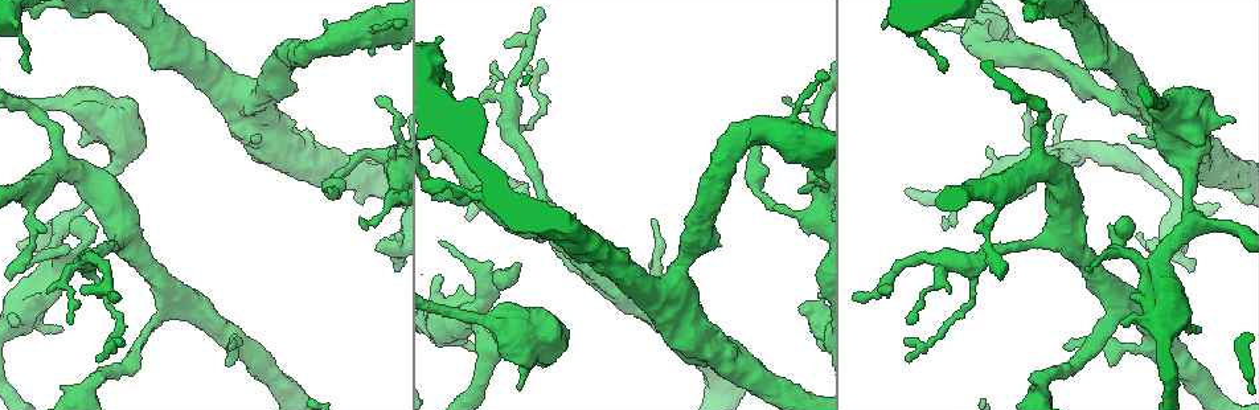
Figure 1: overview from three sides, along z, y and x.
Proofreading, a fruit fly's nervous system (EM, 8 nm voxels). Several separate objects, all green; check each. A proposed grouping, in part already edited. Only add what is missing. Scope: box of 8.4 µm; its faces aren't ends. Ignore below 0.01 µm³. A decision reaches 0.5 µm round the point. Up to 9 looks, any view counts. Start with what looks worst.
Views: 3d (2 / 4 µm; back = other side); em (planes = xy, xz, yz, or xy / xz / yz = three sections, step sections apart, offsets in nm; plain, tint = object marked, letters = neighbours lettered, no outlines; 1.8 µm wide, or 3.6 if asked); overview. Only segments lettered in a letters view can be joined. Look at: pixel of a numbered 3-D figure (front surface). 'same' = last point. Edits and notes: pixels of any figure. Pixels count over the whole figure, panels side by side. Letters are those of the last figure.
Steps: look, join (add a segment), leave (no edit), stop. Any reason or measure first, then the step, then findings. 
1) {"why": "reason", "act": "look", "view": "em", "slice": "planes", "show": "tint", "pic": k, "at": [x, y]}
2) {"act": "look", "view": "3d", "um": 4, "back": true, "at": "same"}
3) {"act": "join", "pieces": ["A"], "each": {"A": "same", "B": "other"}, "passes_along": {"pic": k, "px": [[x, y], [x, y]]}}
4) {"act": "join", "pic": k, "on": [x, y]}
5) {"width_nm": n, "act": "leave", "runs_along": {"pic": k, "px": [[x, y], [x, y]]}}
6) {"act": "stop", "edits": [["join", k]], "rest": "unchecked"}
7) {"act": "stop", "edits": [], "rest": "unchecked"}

{"why": "long arm stops here", "act": "look", "view": "3d", "um": 2, "pic": 1, "at": [330, 196]}

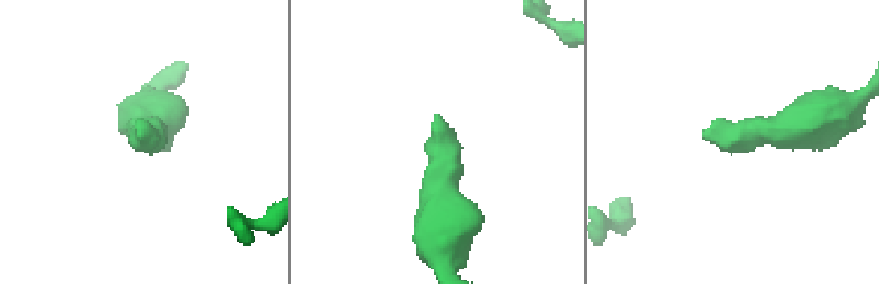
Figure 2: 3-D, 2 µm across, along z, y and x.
{"act": "look", "view": "em", "um": 3.6, "slice": "xy", "step": 8, "show": "letters", "pic": 2, "at": [142, 137]}

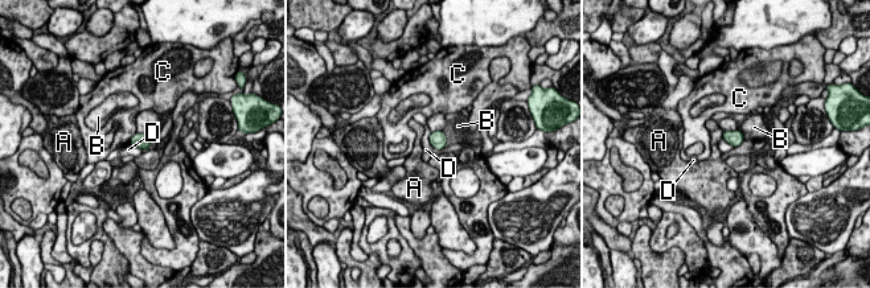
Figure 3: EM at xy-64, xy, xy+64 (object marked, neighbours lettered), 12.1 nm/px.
{"act": "look", "view": "em", "um": 3.6, "slice": "planes", "show": "letters", "at": "same"}

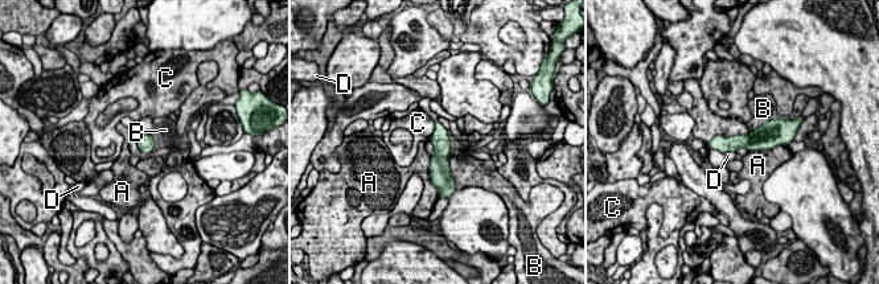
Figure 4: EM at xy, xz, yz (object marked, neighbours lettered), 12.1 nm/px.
{"act": "leave", "each": {"A": "other", "B": "other", "C": "other", "D": "other"}, "runs_along": {"pic": 4, "px": [[438, 127], [439, 184]]}, "found": "no lettered segment goes on from it"}

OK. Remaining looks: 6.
{"why": "thick end", "act": "look", "view": "3d", "um": 4, "pic": 1, "at": [1209, 92]}

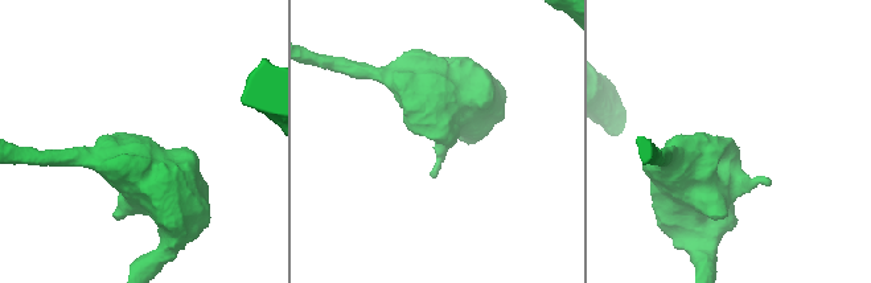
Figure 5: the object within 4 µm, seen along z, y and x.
{"why": "need the tissue", "act": "look", "view": "em", "um": 3.6, "slice": "yz", "step": 8, "show": "tint", "pic": 5, "at": [427, 138]}

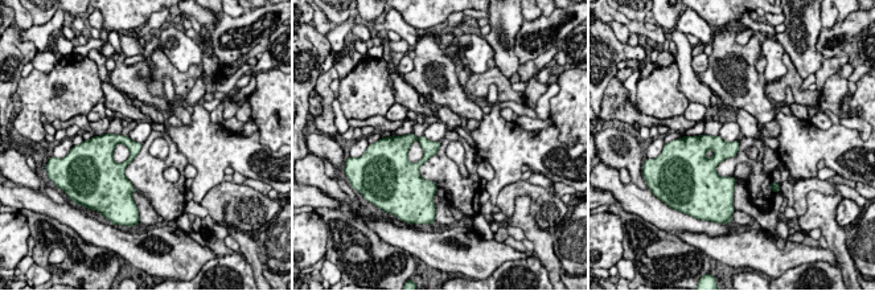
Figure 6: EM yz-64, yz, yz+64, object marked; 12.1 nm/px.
{"act": "look", "view": "em", "um": 3.6, "slice": "planes", "show": "letters", "at": "same"}

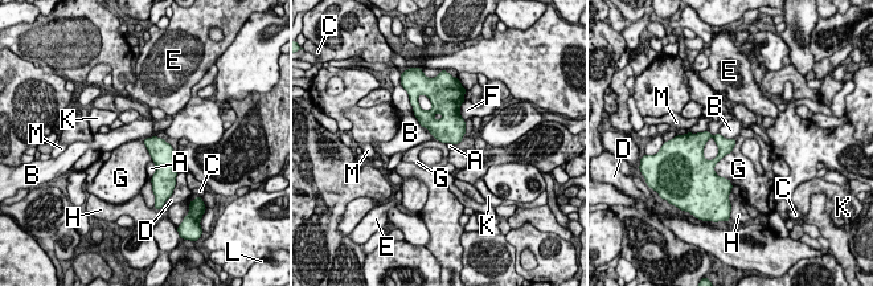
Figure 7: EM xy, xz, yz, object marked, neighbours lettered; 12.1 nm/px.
{"act": "leave", "each": {"A": "other", "B": "other", "C": "other", "D": "other", "E": "other", "F": "other", "G": "other", "H": "other", "K": "other", "L": "other", "M": "other"}, "border": {"pic": 7, "px": [[737, 139], [714, 166], [732, 186]]}, "found": "no lettered segment goes on from it"}

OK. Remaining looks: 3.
{"why": "branch stops here", "act": "look", "view": "em", "slice": "planes", "show": "tint", "pic": 1, "at": [377, 101]}

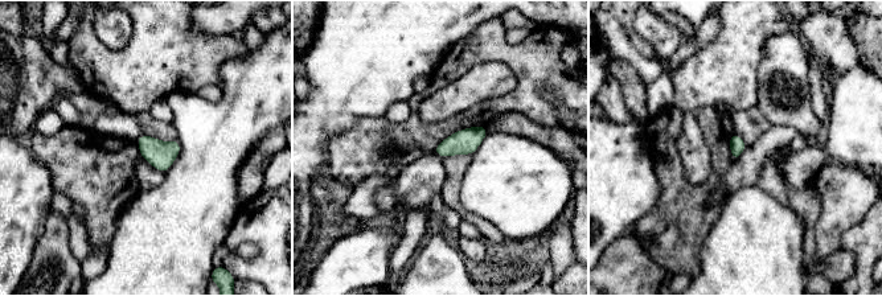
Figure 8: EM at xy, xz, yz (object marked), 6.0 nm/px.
{"why": "what lies round it", "act": "look", "view": "em", "slice": "planes", "show": "letters", "at": "same"}

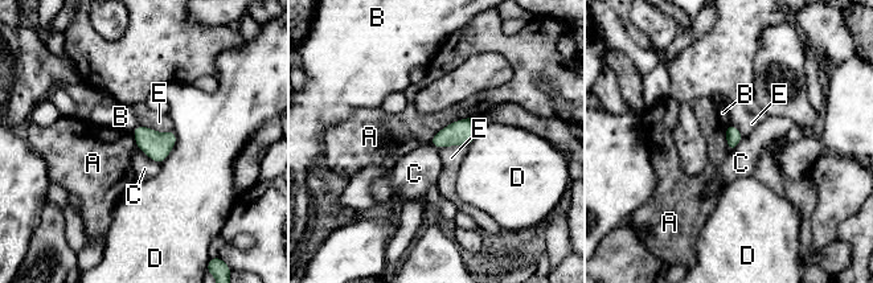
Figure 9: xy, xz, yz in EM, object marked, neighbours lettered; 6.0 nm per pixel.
{"longest_contact_nm": ["A", 360], "act": "leave", "each": {"A": "other", "B": "other", "C": "other", "D": "other", "E": "other"}, "border": {"pic": 9, "px": [[480, 117], [455, 119], [429, 143]]}, "found": "no lettered segment goes on from it"}

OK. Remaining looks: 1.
{"act": "stop", "edits": [], "rest": "unchecked"}

